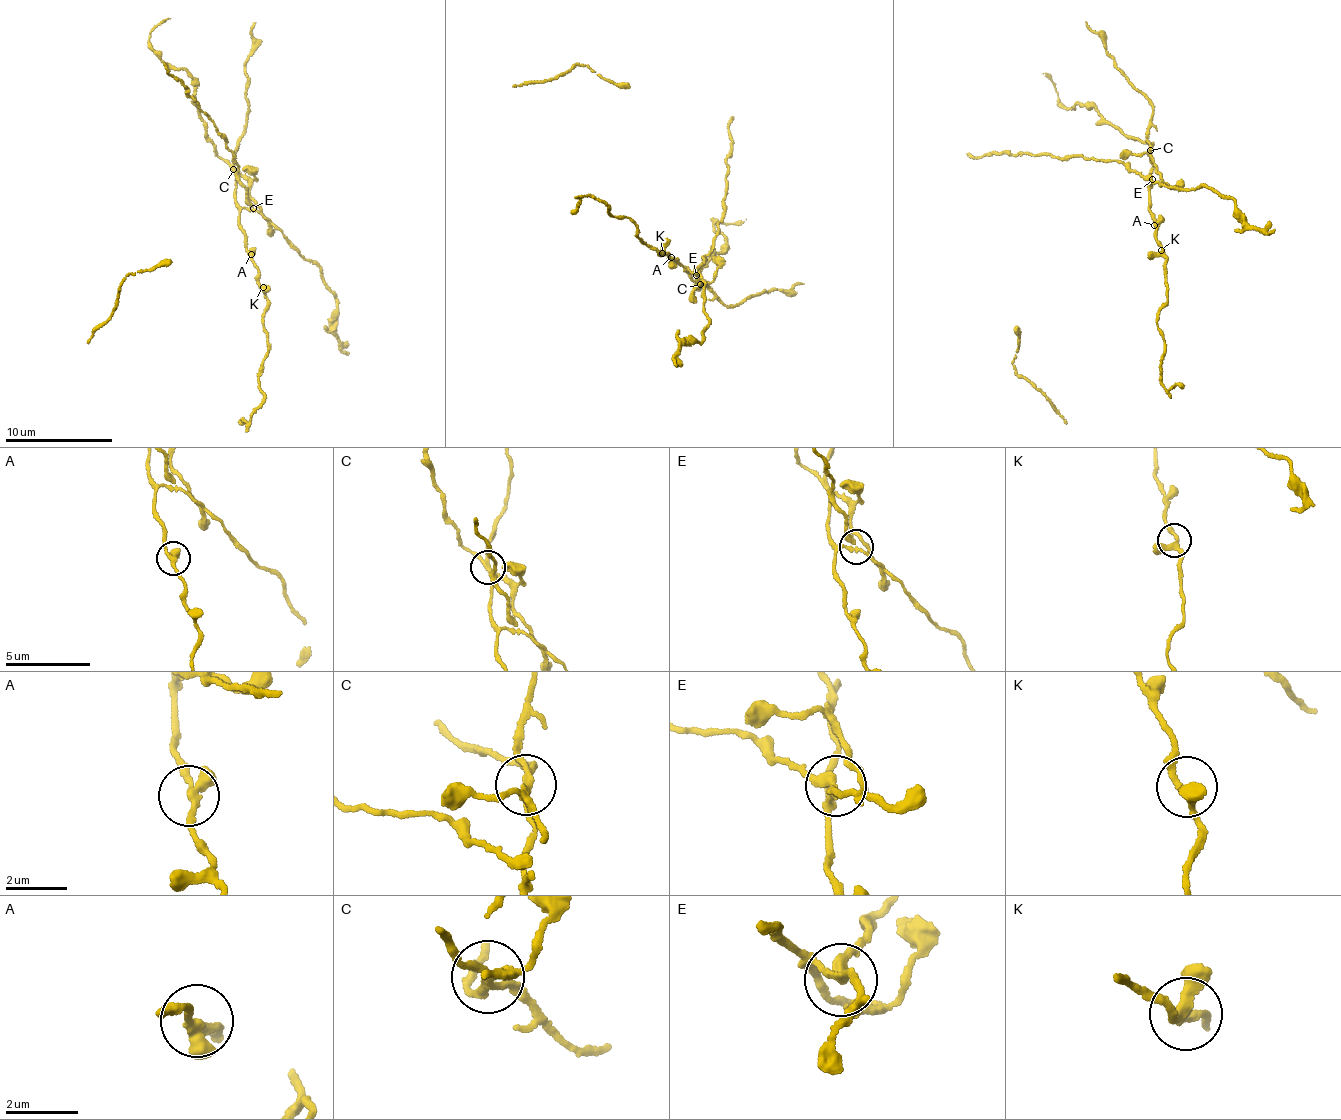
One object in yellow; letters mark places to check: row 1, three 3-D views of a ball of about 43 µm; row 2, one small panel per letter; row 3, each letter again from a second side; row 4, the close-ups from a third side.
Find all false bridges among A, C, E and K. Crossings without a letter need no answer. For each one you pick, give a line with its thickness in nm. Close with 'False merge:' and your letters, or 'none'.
C: 190 nm
E: 240 nm
False merge: C, E

